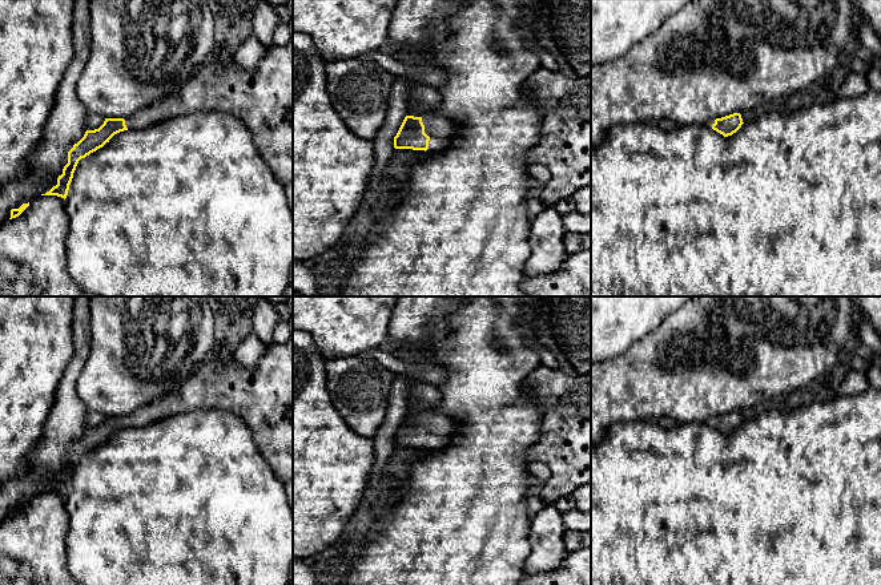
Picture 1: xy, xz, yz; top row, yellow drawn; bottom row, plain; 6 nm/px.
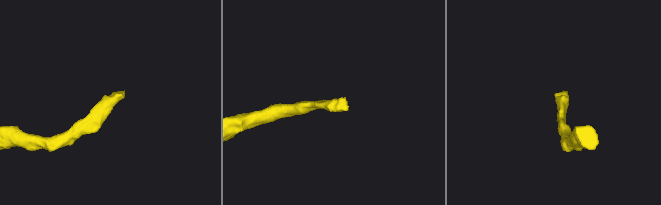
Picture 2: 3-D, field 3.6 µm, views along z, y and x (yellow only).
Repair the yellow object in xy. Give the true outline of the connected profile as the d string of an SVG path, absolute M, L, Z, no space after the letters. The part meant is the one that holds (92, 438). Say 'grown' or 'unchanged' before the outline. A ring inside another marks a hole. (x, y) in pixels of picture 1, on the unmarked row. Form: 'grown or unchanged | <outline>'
grown | M293 336L285 343L273 342L265 348L264 355L252 367L244 367L233 363L230 359L206 359L202 362L181 384L180 387L164 398L150 402L136 410L129 416L105 416L104 421L94 428L87 428L84 435L73 443L68 449L68 461L63 467L63 472L57 476L57 483L41 493L57 493L67 496L69 483L73 476L76 464L81 456L102 445L109 437L124 428L148 425L156 420L189 412L193 410L221 408L232 412L246 421L253 432L253 440L260 453L269 463L275 479L281 483L293 481Z

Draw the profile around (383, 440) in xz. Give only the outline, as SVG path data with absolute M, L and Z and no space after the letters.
M395 375L389 396L385 421L373 437L375 461L371 469L370 481L383 476L386 464L393 456L395 449L394 435L407 413L407 391L409 388L405 375Z

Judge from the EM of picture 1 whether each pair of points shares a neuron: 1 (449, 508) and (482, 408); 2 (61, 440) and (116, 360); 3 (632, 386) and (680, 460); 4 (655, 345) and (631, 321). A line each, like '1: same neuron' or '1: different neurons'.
1: same neuron
2: different neurons
3: different neurons
4: different neurons

